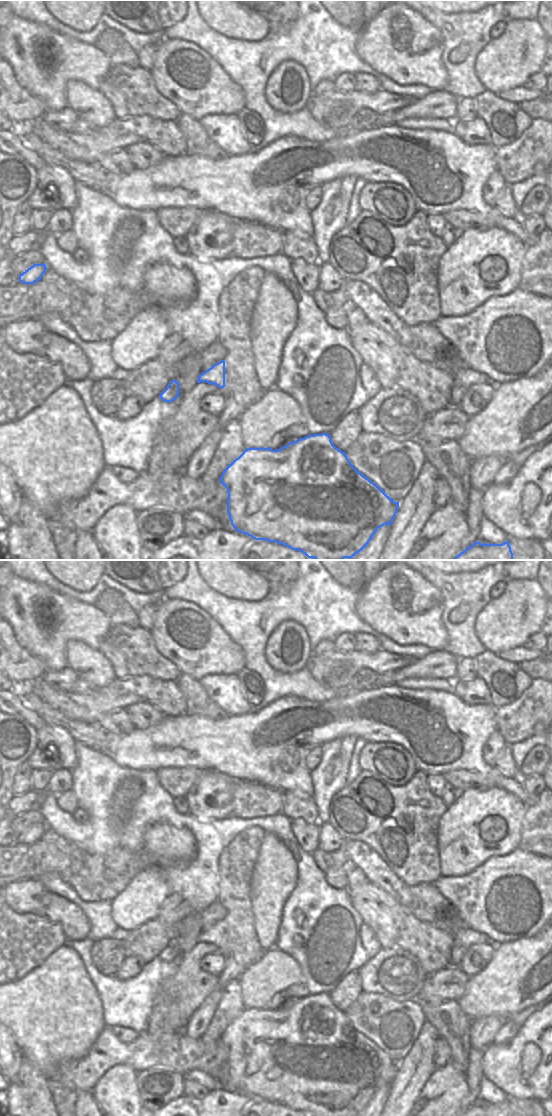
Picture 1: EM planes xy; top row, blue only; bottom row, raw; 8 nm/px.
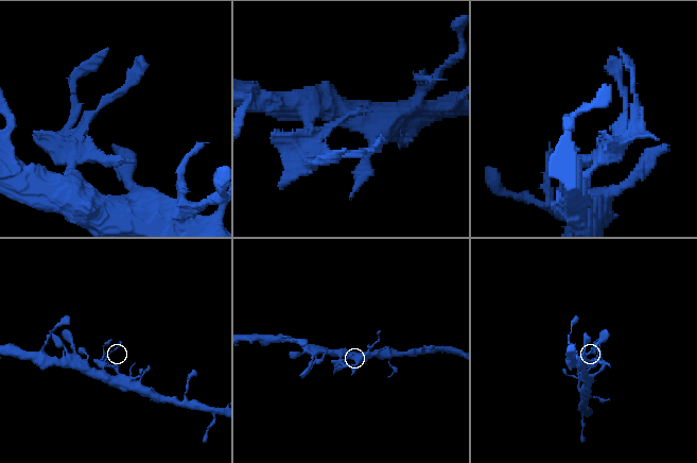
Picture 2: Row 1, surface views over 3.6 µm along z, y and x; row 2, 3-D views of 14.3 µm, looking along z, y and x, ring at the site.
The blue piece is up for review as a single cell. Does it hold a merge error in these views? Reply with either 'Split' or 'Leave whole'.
Split

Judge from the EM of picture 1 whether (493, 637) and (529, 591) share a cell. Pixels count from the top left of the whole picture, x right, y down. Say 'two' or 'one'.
one

